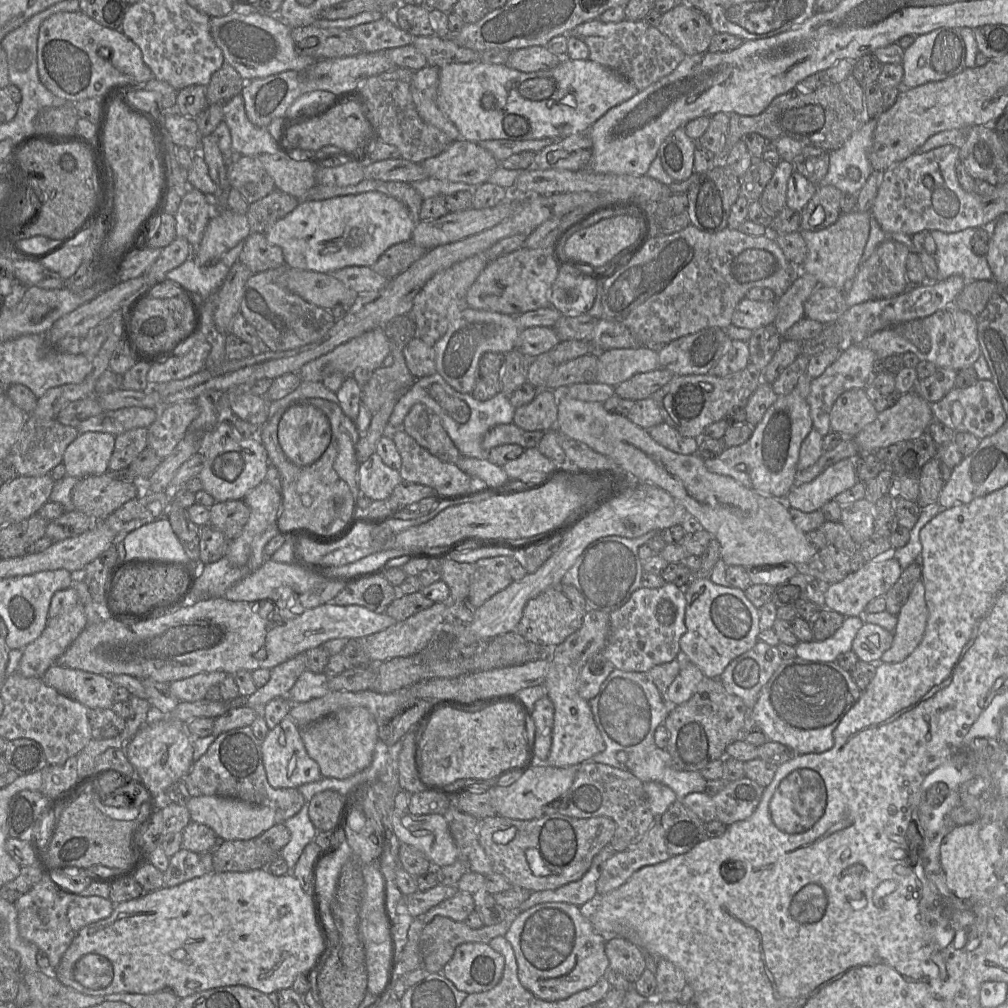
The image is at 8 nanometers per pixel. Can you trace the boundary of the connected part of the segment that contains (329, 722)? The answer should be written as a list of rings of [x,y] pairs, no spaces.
[[[353,707],[300,727],[300,735],[307,753],[318,763],[323,777],[345,779],[370,766],[380,738],[380,725],[368,709]]]

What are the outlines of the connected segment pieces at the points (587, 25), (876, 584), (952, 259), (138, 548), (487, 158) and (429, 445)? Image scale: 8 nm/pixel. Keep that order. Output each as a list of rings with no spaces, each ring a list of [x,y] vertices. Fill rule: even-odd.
[[[594,19],[576,26],[569,34],[584,42],[589,49],[588,59],[605,66],[634,84],[642,91],[672,73],[686,54],[656,27],[640,21],[623,20],[604,23]]]
[[[891,553],[866,562],[856,572],[849,573],[842,581],[825,586],[824,607],[842,614],[844,617],[862,616],[867,604],[873,599],[885,595],[897,582],[903,568]]]
[[[966,228],[959,232],[945,233],[929,231],[936,244],[933,255],[938,267],[935,280],[944,280],[959,275],[967,282],[994,280],[986,256],[973,252],[971,240],[976,228]]]
[[[161,518],[131,531],[124,537],[123,543],[127,561],[142,559],[167,562],[190,569],[191,560],[168,518]]]
[[[459,139],[421,165],[431,178],[477,187],[488,181],[500,163],[479,143]]]
[[[424,404],[411,407],[404,419],[403,429],[420,446],[442,461],[455,464],[461,456],[440,418]]]

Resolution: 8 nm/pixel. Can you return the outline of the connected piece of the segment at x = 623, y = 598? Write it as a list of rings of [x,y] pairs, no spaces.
[[[652,530],[634,539],[612,535],[596,540],[588,545],[565,573],[561,584],[576,587],[585,598],[589,610],[611,613],[619,609],[637,589],[642,587],[644,562],[639,557],[640,546],[659,534],[660,531]]]

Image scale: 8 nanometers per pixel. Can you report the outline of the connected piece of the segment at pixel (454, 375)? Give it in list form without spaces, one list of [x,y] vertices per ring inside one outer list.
[[[471,307],[460,312],[434,345],[437,373],[458,392],[471,394],[476,383],[476,370],[483,354],[495,352],[504,355],[516,348],[522,329],[515,317]]]

